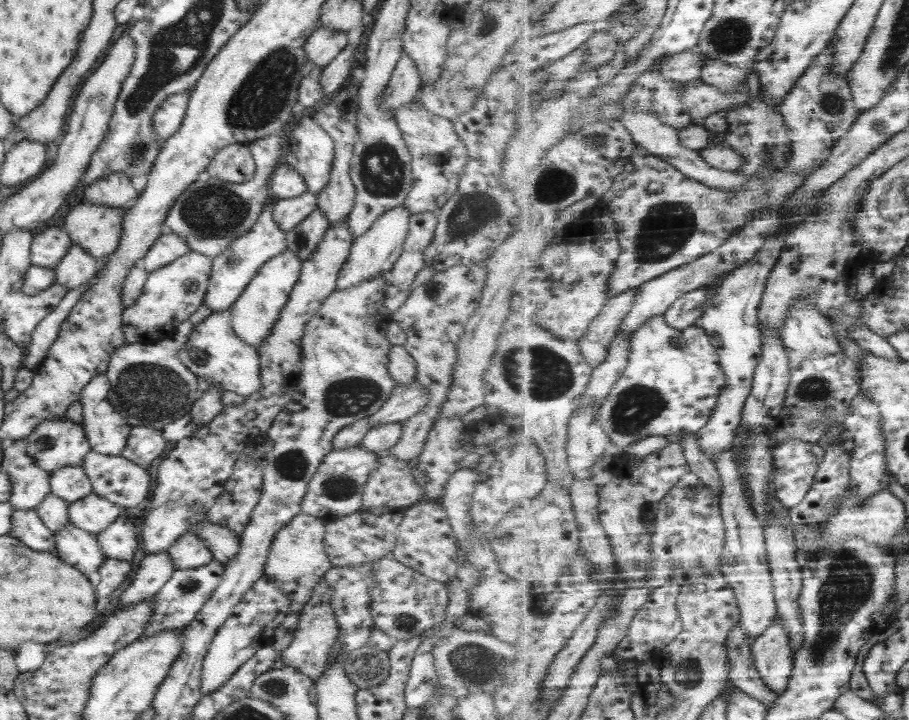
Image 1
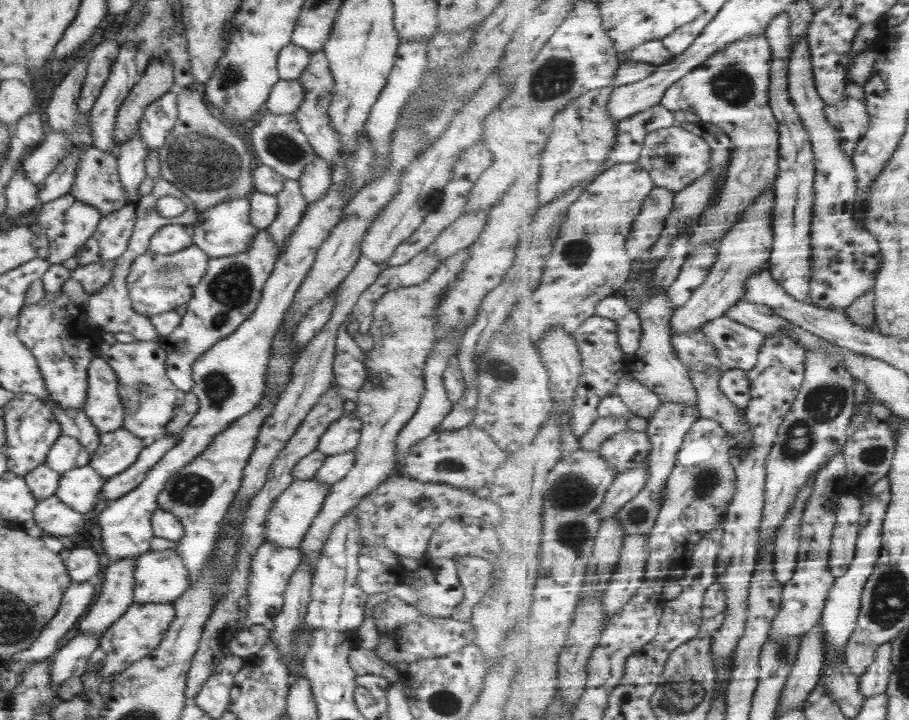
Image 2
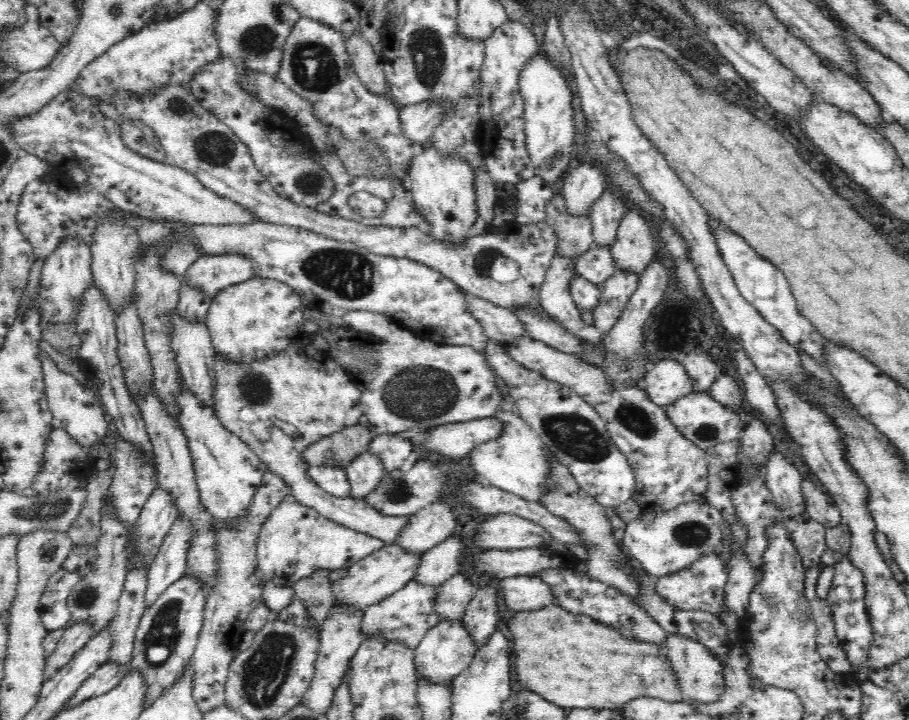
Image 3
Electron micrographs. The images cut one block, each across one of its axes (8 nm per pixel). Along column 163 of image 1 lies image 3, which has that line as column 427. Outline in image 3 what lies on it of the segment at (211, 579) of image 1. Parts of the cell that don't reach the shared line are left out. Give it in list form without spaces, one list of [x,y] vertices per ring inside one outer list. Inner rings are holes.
[[[412,579],[404,588],[393,592],[389,597],[370,605],[365,610],[362,622],[364,638],[372,633],[382,635],[386,639],[400,641],[408,647],[415,649],[422,640],[422,637],[440,622],[441,617],[436,608],[436,596],[438,587],[422,583],[418,579]]]

